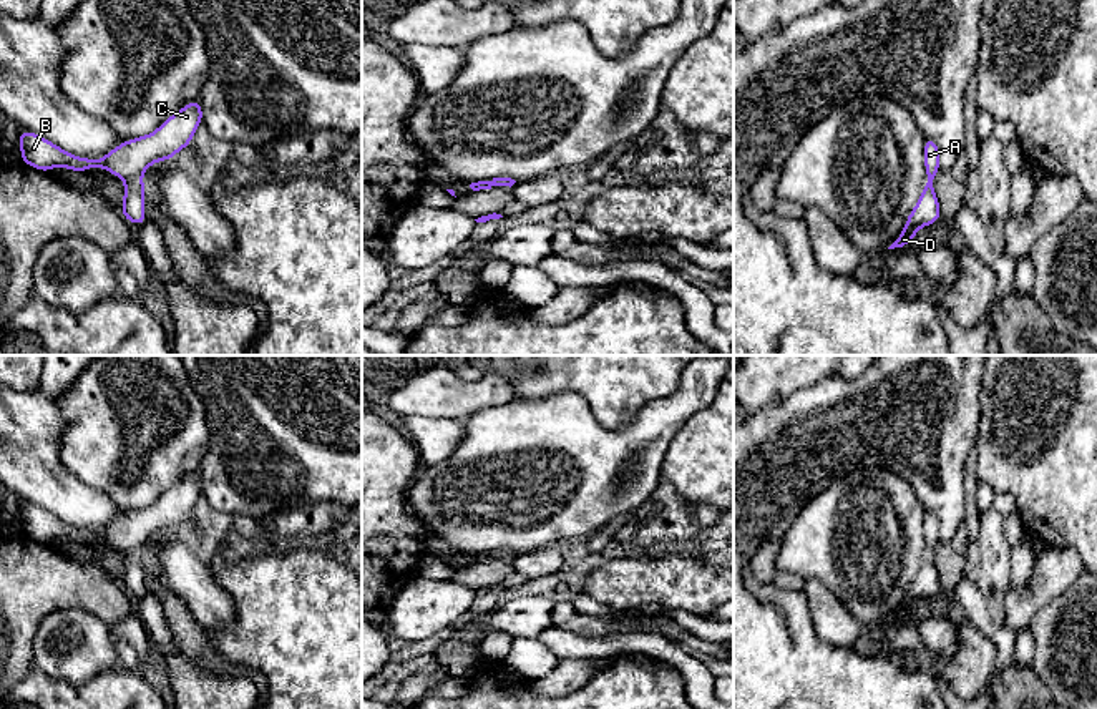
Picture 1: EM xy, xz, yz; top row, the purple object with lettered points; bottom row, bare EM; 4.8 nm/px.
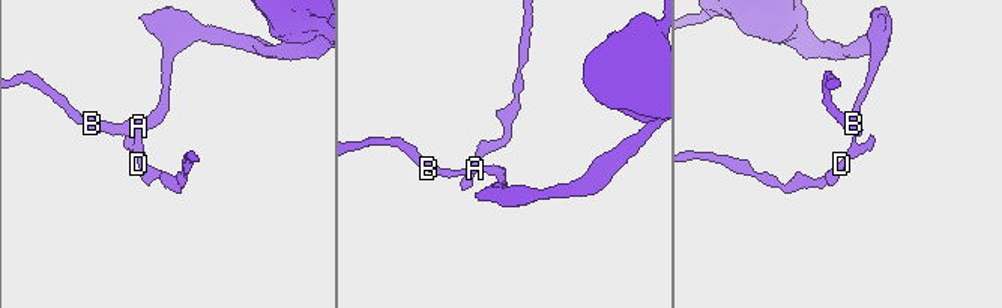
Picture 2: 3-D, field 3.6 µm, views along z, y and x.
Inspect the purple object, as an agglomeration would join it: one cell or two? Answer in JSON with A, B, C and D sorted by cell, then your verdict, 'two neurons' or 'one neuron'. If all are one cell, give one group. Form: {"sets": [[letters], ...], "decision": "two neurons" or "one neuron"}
{"sets": [["A", "B", "C"], ["D"]], "decision": "two neurons"}

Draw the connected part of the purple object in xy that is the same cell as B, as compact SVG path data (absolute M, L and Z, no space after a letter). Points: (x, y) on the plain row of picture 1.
M197 472L169 488L151 506L123 513L100 531L70 526L51 513L27 501L22 503L18 518L22 521L22 535L40 543L51 543L55 538L78 545L85 545L88 540L105 540L111 546L128 553L131 550L143 550L143 545L153 535L171 531L186 520L201 495L202 480Z

